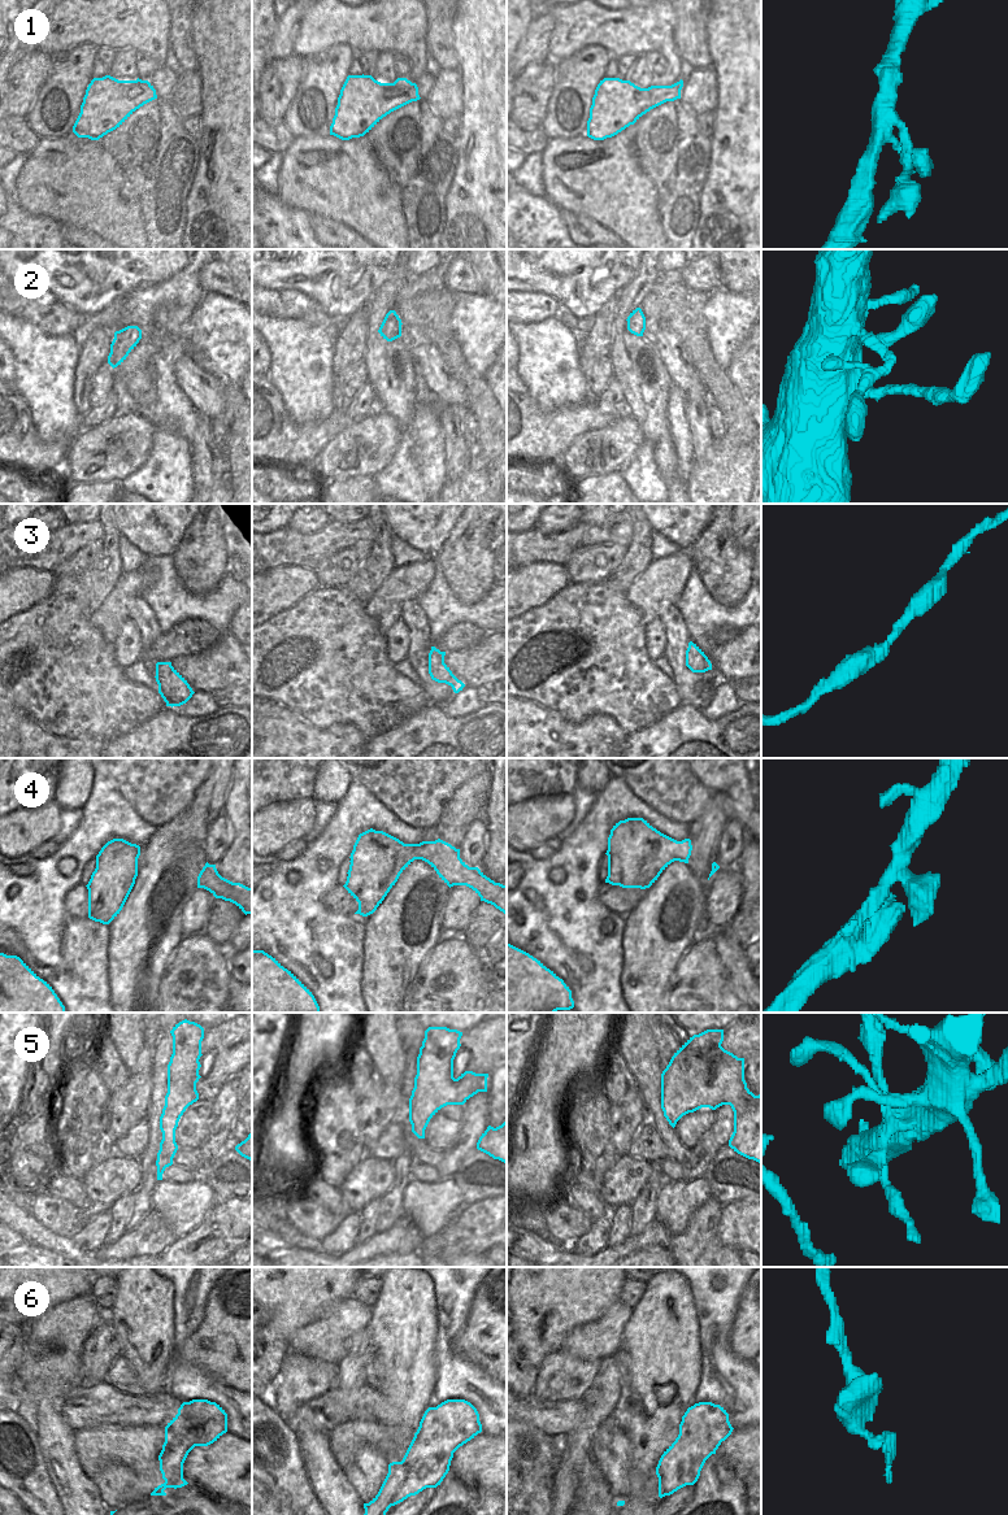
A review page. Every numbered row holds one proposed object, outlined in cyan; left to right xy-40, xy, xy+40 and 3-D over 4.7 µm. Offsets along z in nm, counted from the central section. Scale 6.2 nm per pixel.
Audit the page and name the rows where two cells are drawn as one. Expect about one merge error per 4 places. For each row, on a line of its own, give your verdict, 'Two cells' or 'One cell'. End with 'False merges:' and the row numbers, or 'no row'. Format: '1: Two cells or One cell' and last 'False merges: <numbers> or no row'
1: One cell
2: One cell
3: One cell
4: One cell
5: One cell
6: One cell
False merges: no row

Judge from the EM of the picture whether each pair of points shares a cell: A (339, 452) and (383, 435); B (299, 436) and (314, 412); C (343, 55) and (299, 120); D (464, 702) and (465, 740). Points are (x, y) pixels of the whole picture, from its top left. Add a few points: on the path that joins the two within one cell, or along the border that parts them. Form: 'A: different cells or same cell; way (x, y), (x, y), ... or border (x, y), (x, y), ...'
A: same cell; way (350, 451), (373, 440)
B: different cells; border (283, 404), (299, 423), (318, 422), (334, 409)
C: same cell; way (329, 70), (311, 88), (311, 104)
D: different cells; border (483, 706), (455, 718), (448, 717), (440, 709)

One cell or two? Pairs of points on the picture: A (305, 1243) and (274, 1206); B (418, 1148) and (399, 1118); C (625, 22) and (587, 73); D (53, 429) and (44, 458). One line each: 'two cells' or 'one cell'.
A: two cells
B: one cell
C: two cells
D: two cells

